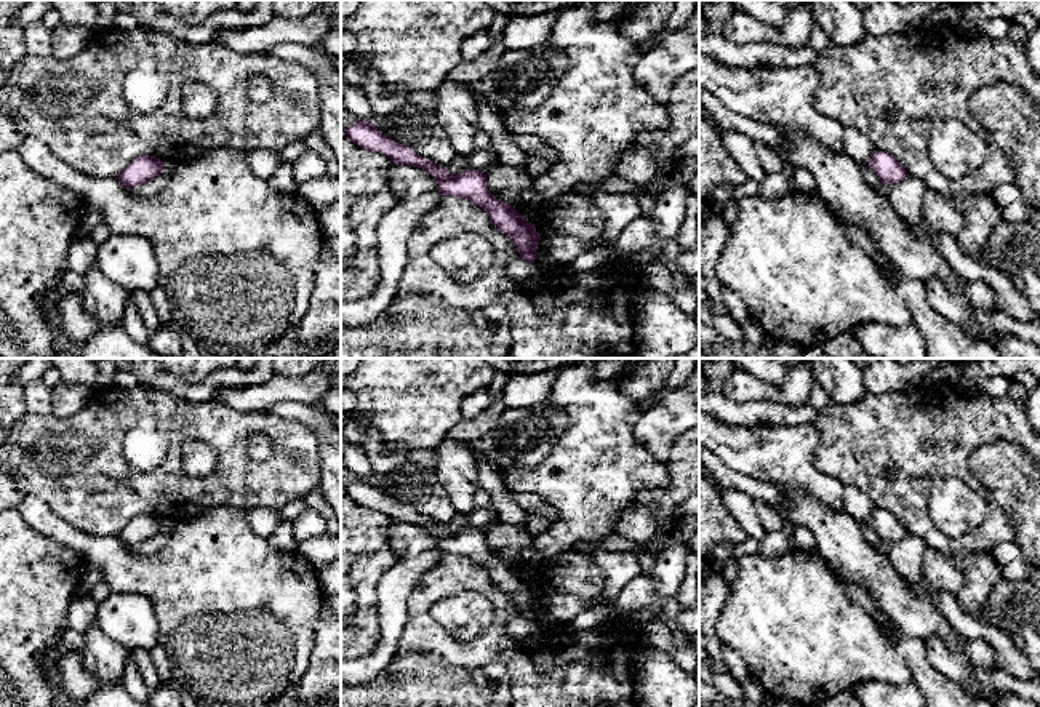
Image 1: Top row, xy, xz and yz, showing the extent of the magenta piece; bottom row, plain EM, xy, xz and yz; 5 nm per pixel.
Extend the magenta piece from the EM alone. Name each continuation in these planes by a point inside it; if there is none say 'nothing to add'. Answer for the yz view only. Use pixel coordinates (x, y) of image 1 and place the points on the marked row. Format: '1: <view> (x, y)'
nothing to add

